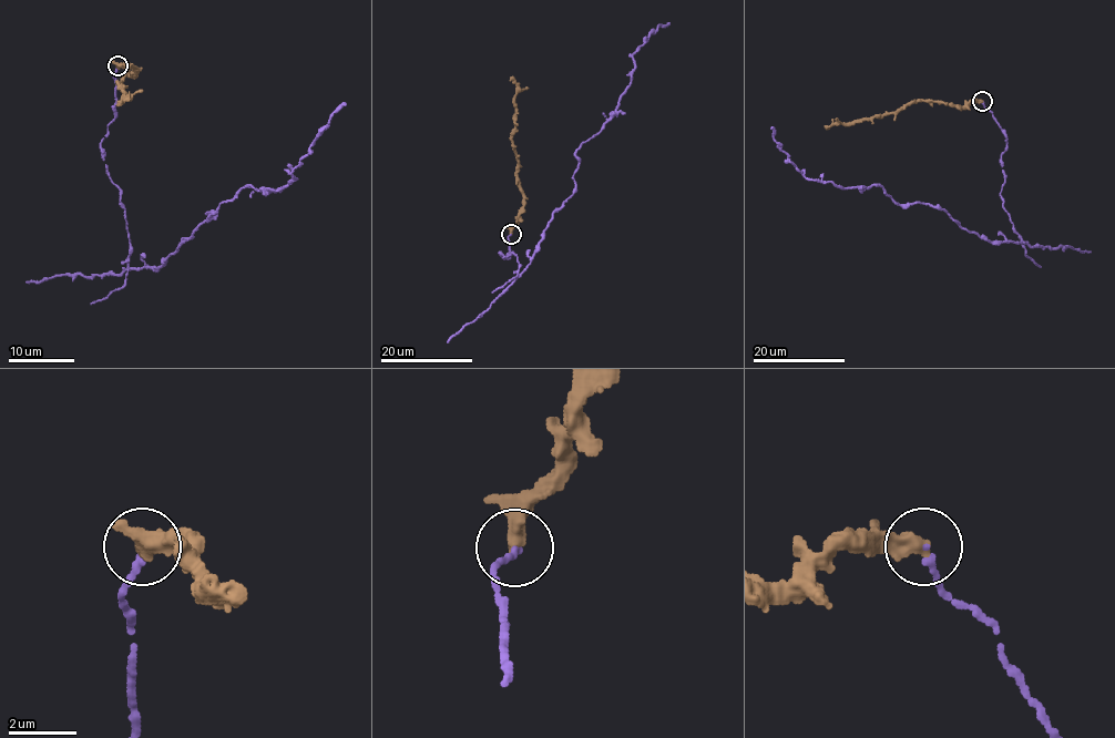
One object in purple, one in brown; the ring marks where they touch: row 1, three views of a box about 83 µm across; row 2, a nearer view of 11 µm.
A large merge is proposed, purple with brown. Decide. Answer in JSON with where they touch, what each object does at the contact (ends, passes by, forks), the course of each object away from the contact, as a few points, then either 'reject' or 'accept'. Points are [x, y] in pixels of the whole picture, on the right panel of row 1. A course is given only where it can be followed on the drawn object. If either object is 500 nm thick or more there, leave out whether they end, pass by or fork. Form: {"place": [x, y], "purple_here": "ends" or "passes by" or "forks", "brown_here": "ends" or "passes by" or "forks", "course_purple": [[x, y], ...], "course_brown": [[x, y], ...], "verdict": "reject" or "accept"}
{"place": [982, 101], "purple_here": "ends", "brown_here": "ends", "course_purple": [[982, 101], [1006, 137], [1000, 195], [1023, 242], [981, 238], [880, 185], [808, 180], [773, 126]], "course_brown": [[982, 101], [969, 101], [962, 106], [914, 101], [891, 112], [825, 125]], "verdict": "reject"}

